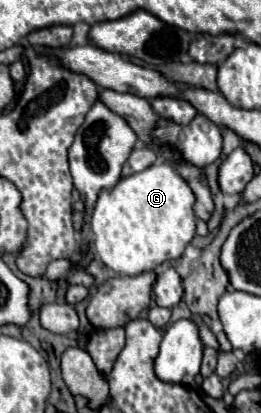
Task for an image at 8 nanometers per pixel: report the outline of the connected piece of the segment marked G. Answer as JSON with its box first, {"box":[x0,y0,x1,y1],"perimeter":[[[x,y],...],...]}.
{"box":[90,161,196,277],"perimeter":[[[166,161],[122,177],[112,189],[104,189],[94,205],[90,225],[96,235],[98,259],[114,273],[128,277],[178,259],[196,235],[194,203],[196,195],[188,181]]]}

